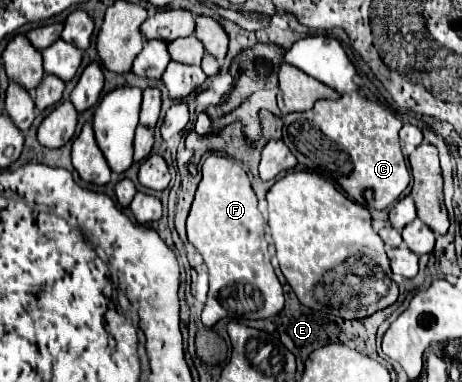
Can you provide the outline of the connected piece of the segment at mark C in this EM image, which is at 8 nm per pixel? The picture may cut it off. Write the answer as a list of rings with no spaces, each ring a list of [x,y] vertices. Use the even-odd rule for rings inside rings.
[[[351,92],[339,100],[317,100],[307,112],[283,116],[283,142],[305,170],[337,182],[361,206],[385,210],[397,202],[411,180],[397,136],[401,126],[401,120],[391,110]]]

